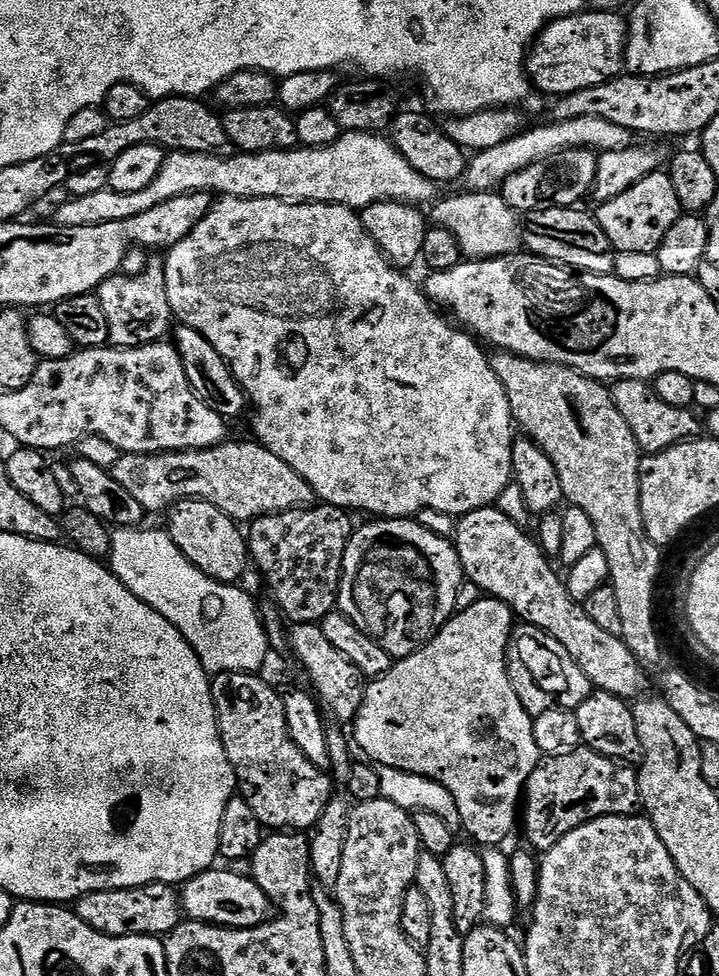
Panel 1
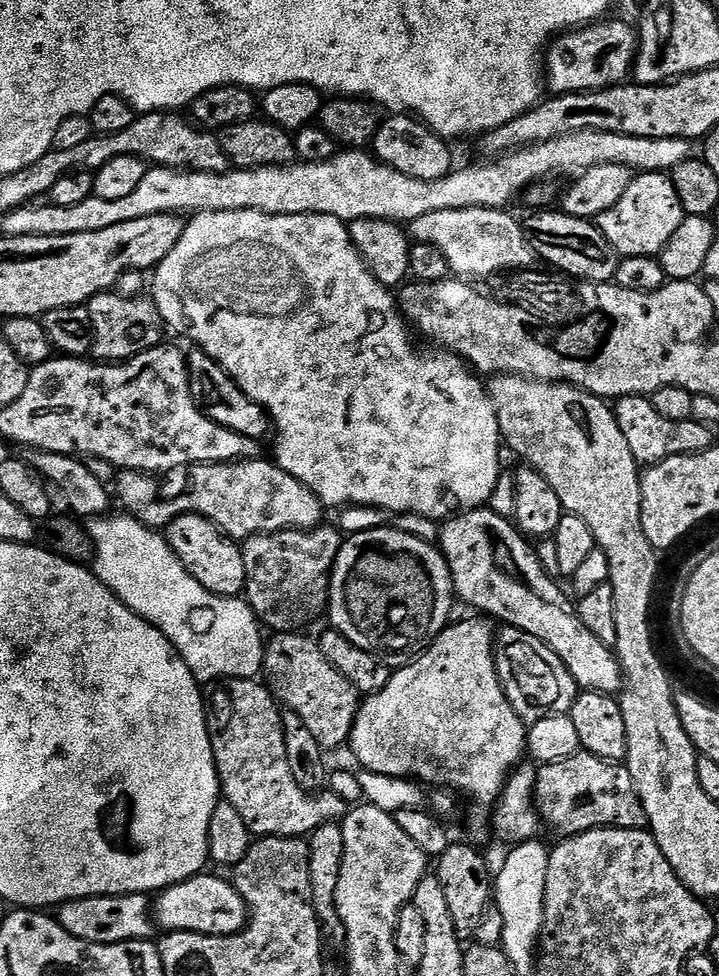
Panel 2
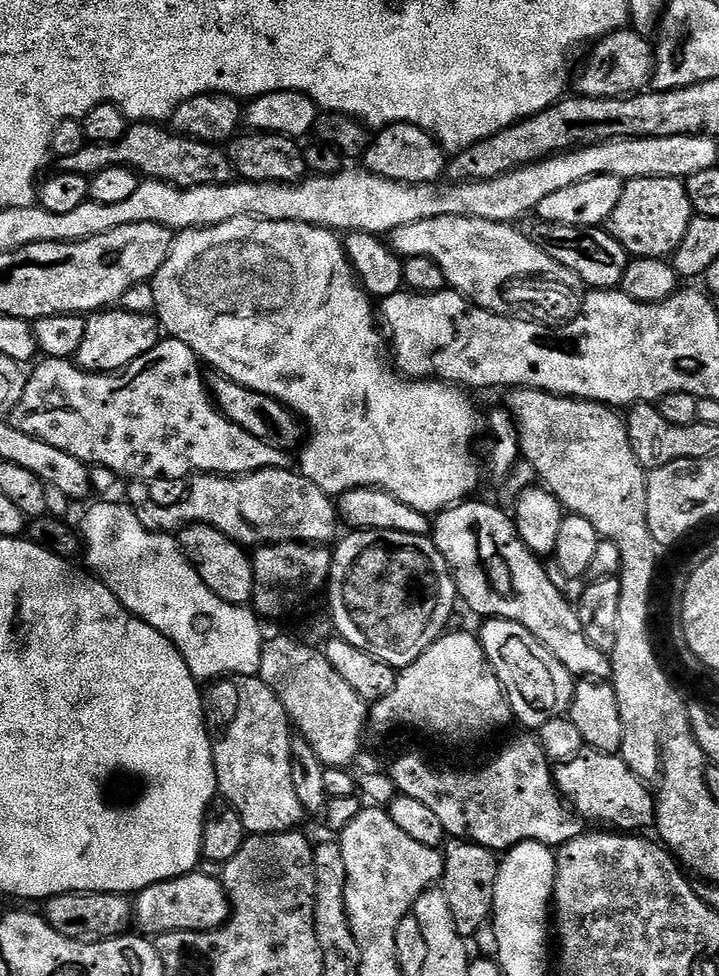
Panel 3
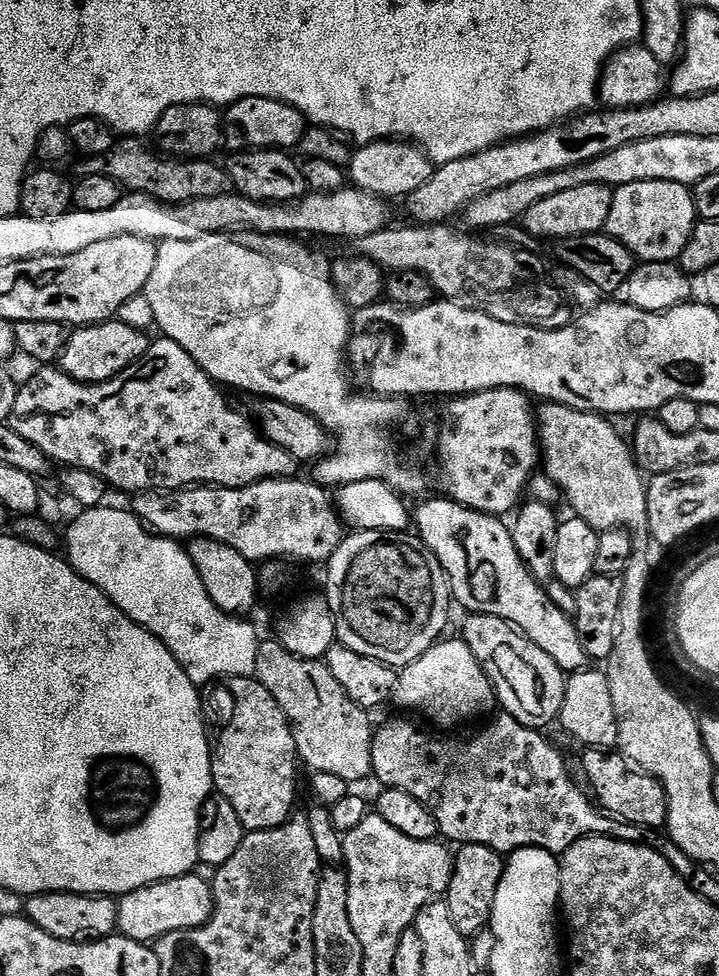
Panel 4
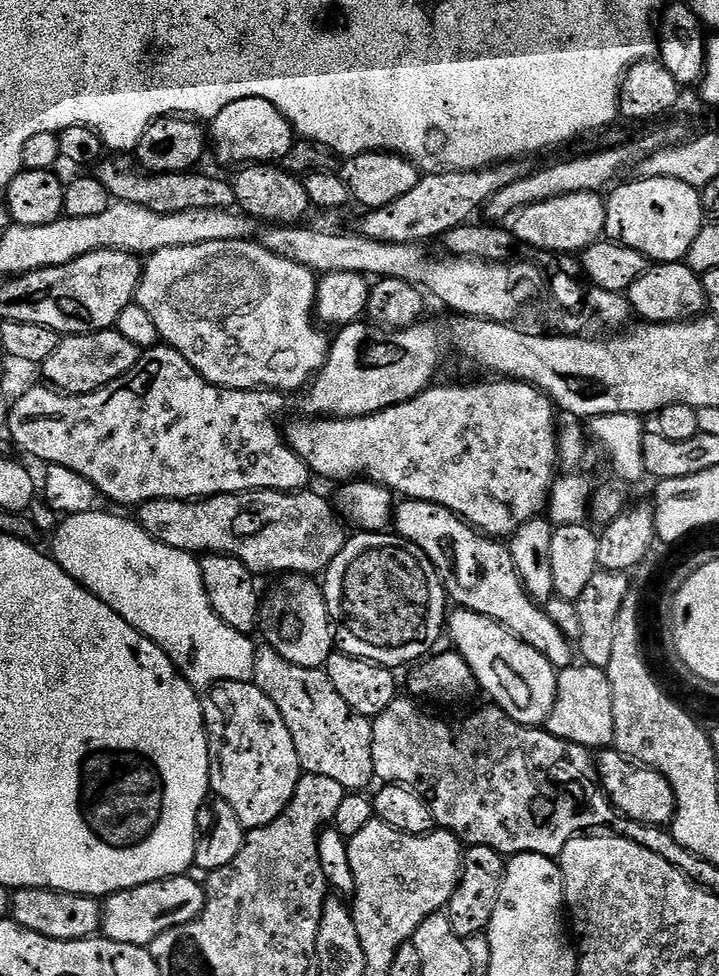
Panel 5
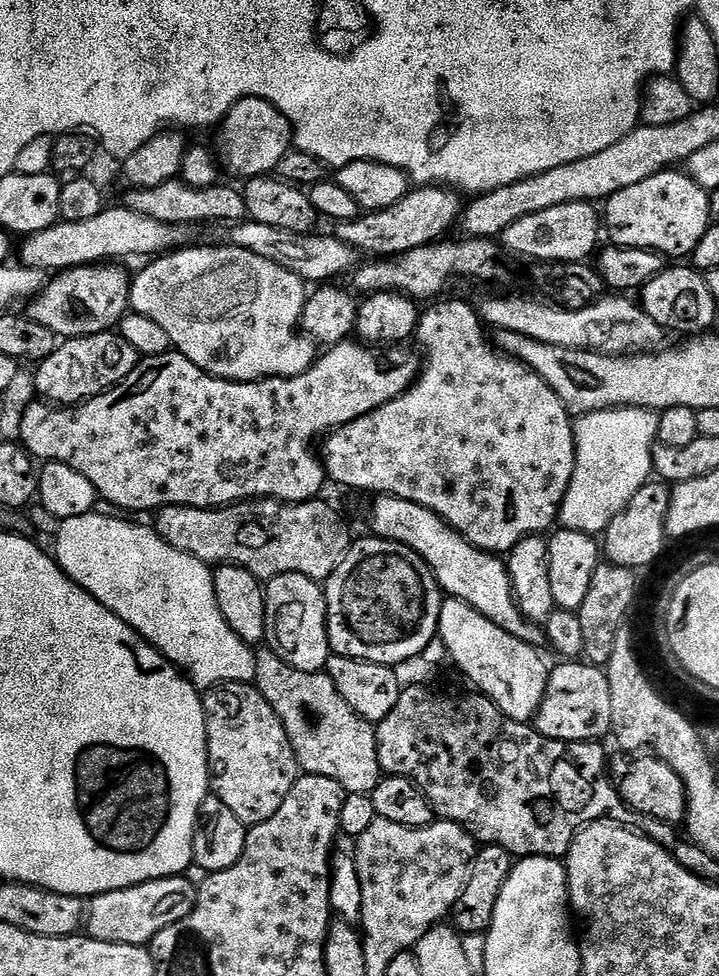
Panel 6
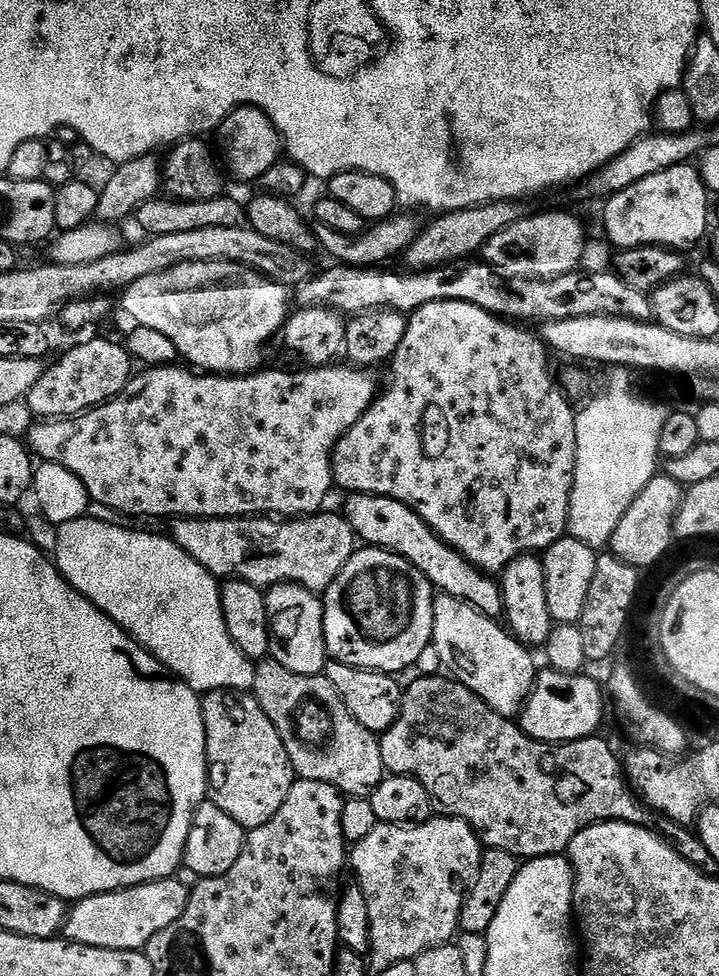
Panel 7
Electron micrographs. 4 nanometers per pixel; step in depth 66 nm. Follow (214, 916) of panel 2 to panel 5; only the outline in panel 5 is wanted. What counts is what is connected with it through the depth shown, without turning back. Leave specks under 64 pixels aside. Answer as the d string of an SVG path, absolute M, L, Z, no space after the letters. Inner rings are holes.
M188 874L172 876L169 880L150 882L107 897L102 904L103 935L114 942L148 946L158 934L198 918L204 909L206 888L201 881L199 884L190 877Z

